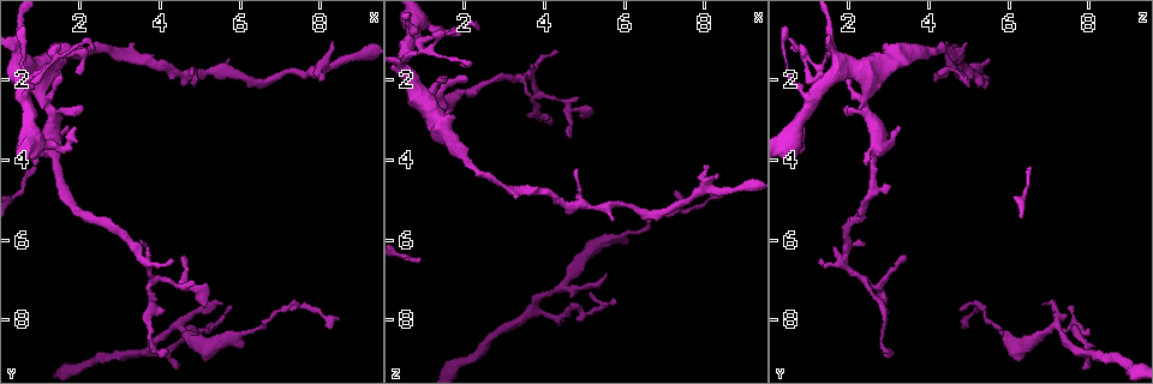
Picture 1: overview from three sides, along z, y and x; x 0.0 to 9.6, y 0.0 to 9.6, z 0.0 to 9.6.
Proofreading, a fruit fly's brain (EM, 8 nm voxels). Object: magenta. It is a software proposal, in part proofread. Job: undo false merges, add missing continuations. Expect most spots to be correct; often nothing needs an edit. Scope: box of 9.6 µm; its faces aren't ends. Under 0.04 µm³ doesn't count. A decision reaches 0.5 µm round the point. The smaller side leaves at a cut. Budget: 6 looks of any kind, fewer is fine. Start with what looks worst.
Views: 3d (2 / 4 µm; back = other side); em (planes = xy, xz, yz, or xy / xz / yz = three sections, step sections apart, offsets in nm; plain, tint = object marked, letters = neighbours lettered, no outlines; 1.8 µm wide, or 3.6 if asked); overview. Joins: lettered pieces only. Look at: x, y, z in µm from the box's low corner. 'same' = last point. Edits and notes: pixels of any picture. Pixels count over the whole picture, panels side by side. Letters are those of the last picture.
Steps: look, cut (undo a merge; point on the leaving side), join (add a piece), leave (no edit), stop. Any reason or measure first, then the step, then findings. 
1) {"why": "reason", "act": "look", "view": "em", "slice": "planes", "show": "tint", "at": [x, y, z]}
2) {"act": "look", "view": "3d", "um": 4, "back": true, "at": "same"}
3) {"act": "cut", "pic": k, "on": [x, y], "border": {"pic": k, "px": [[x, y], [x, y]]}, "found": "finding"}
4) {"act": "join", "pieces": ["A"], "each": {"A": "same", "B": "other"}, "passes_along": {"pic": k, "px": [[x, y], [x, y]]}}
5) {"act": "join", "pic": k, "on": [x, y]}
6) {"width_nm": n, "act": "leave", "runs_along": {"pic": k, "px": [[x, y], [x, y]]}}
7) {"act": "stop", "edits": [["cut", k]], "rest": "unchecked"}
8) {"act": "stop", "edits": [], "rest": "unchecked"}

{"why": "an open end", "act": "look", "view": "em", "slice": "planes", "show": "tint", "at": [8.25, 1.10, 4.50]}

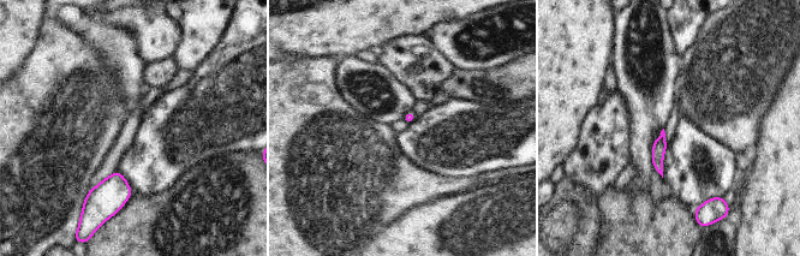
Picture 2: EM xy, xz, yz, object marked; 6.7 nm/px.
{"act": "look", "view": "em", "slice": "planes", "show": "letters", "at": "same"}

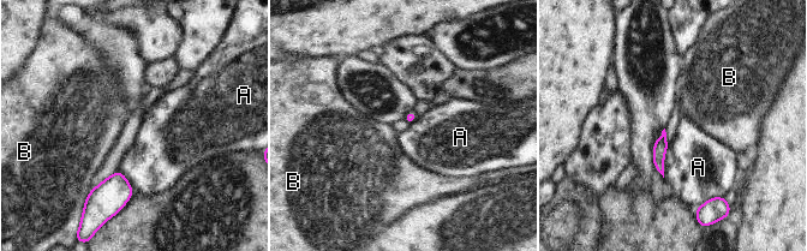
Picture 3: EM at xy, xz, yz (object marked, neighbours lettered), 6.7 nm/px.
{"act": "leave", "each": {"A": "other", "B": "other"}, "border": {"pic": 3, "px": [[668, 143], [663, 177]]}, "found": "none of them fits"}

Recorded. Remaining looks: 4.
{"why": "an open end", "act": "look", "view": "em", "slice": "planes", "show": "letters", "at": [2.00, 1.85, 1.65]}

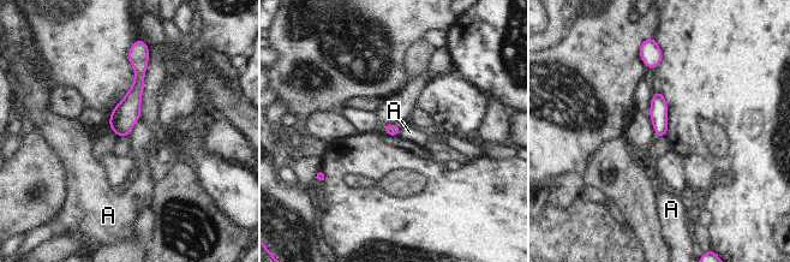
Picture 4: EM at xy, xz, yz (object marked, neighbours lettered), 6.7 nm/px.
{"width_nm": 80, "act": "leave", "each": {"A": "other"}, "border": {"pic": 4, "px": [[139, 118], [129, 136]]}, "found": "none of them fits"}

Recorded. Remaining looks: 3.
{"why": "a fork", "act": "look", "view": "em", "slice": "xy", "step": 4, "show": "tint", "at": [3.85, 6.95, 2.35]}

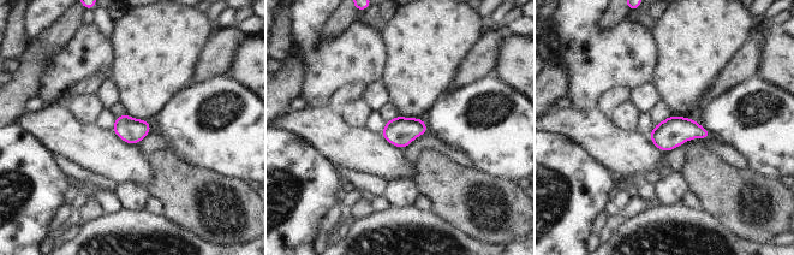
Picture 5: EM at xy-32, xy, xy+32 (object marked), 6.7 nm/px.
{"act": "look", "view": "em", "slice": "planes", "show": "letters", "at": "same"}

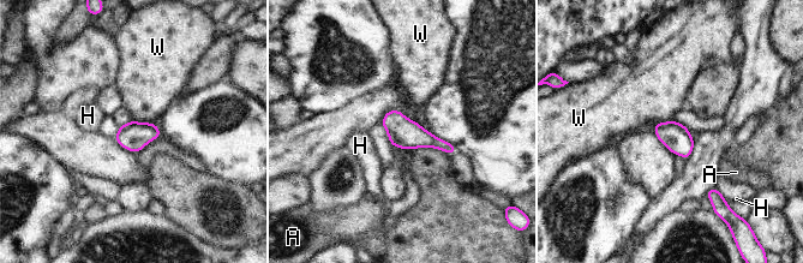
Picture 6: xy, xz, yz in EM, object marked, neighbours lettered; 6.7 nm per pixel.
{"act": "leave", "each": {"A": "other", "H": "other", "W": "other"}, "border": {"pic": 6, "px": [[132, 120], [155, 124]]}, "found": "continuous, no second neuron"}

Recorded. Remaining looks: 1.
{"act": "stop", "edits": [], "rest": "unchecked"}

